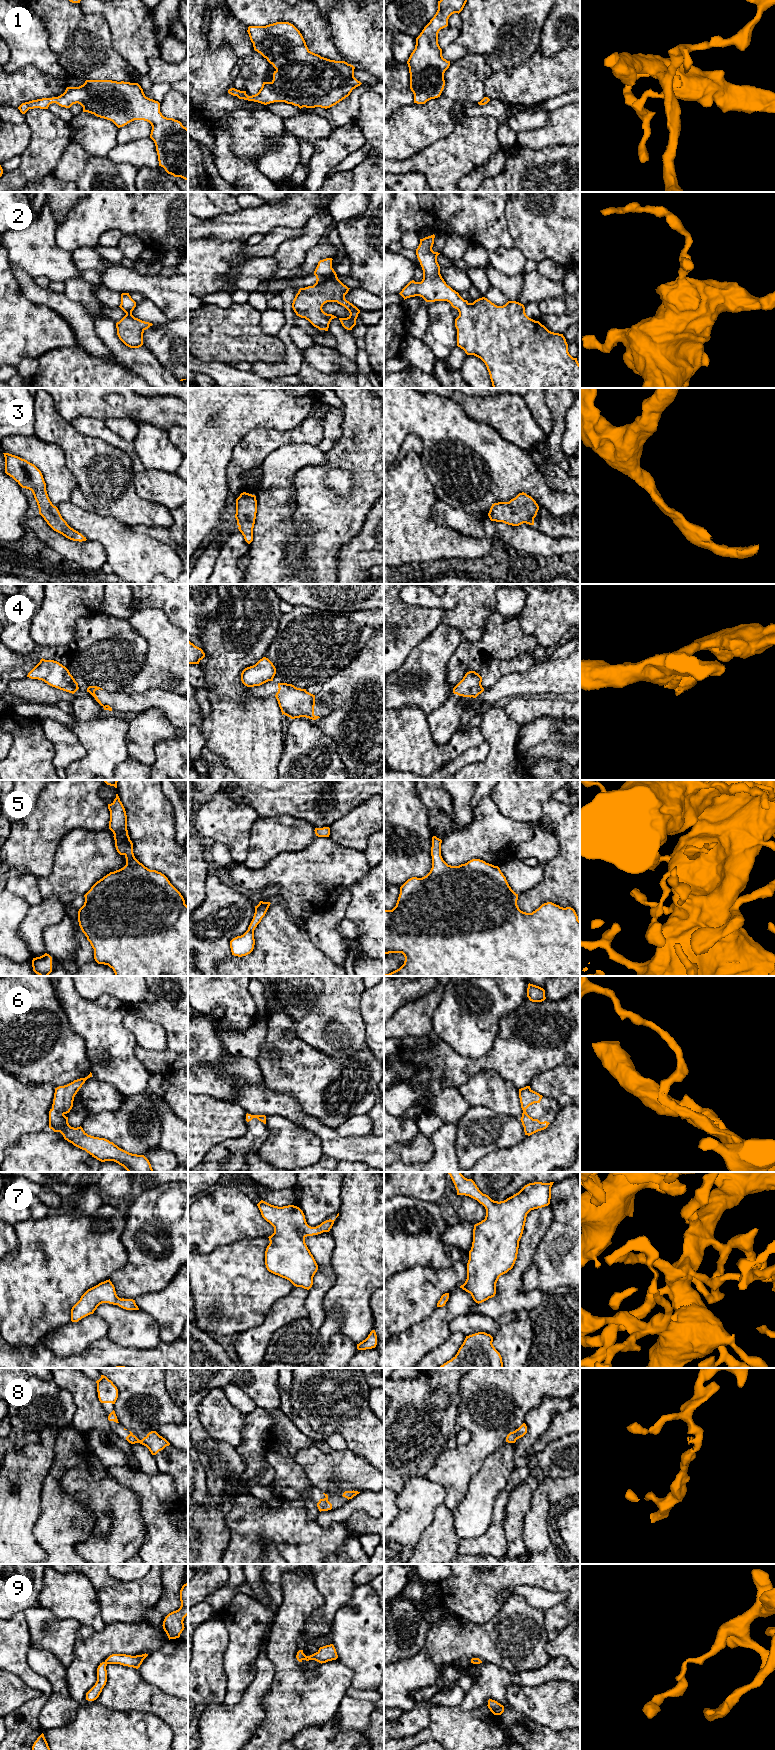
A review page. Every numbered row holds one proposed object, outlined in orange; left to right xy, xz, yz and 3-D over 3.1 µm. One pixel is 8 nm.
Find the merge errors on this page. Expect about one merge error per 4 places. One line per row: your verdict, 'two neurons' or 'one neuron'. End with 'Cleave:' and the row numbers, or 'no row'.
1: one neuron
2: one neuron
3: one neuron
4: two neurons
5: one neuron
6: one neuron
7: one neuron
8: one neuron
9: one neuron
Cleave: 4

